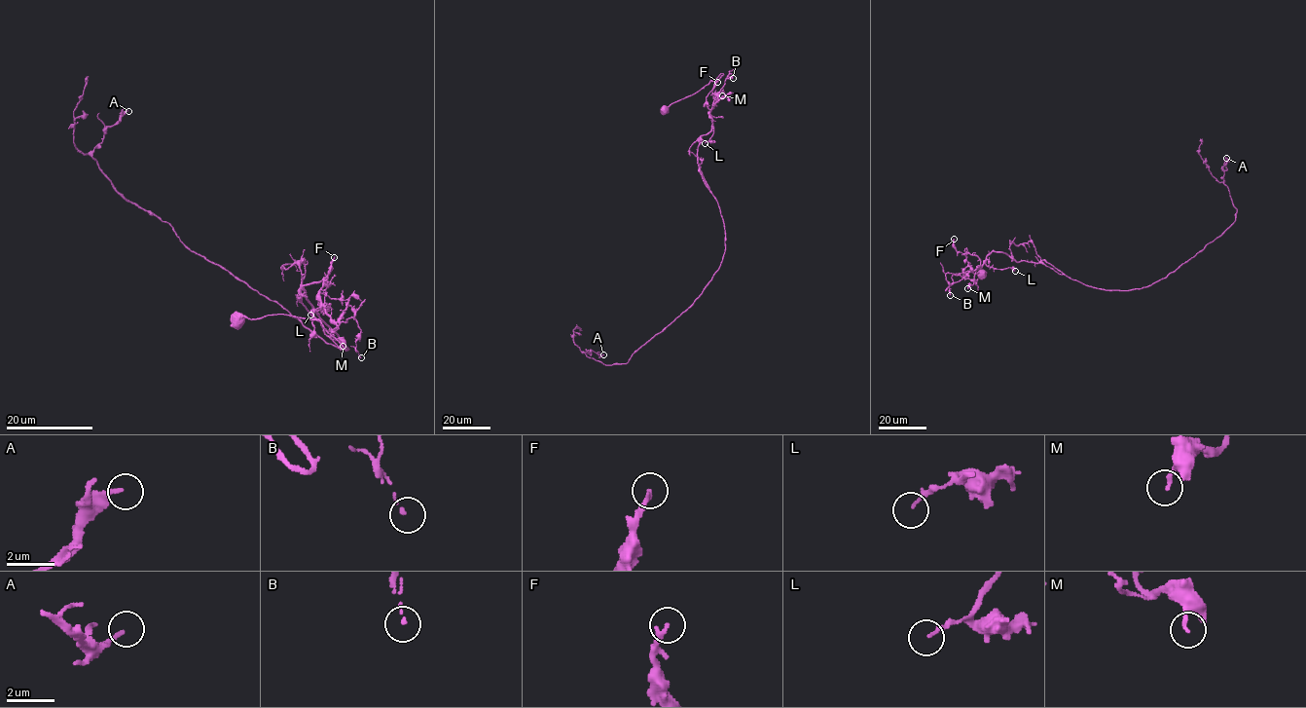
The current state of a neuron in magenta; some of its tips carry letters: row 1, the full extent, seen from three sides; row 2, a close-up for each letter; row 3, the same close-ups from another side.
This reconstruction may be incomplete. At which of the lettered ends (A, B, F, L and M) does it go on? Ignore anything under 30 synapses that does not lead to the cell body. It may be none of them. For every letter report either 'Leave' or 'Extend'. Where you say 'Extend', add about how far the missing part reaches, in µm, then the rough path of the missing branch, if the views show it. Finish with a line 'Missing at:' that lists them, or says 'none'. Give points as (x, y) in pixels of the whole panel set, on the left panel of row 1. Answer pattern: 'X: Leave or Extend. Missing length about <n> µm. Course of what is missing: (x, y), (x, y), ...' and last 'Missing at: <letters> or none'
A: Leave
B: Leave
F: Leave
L: Leave
M: Leave
Missing at: none

